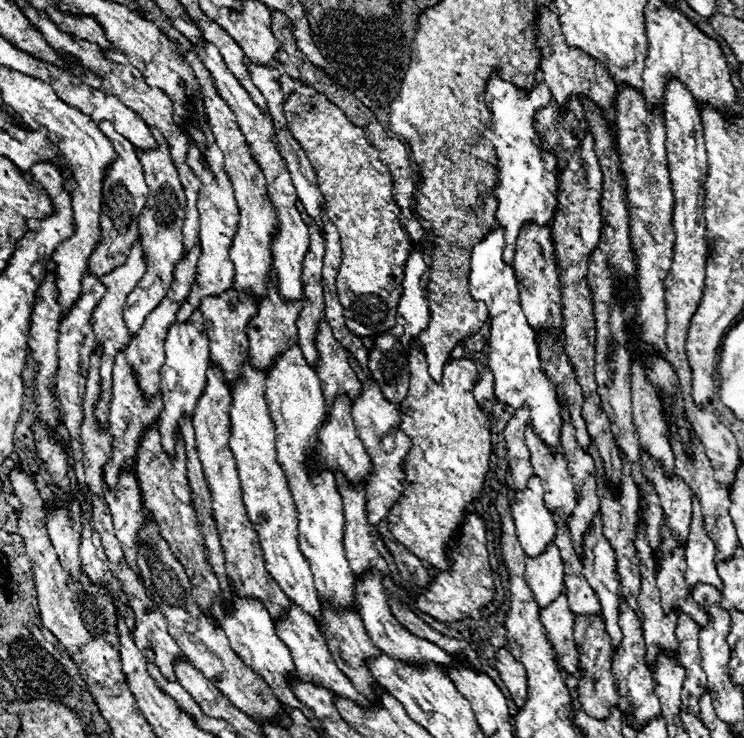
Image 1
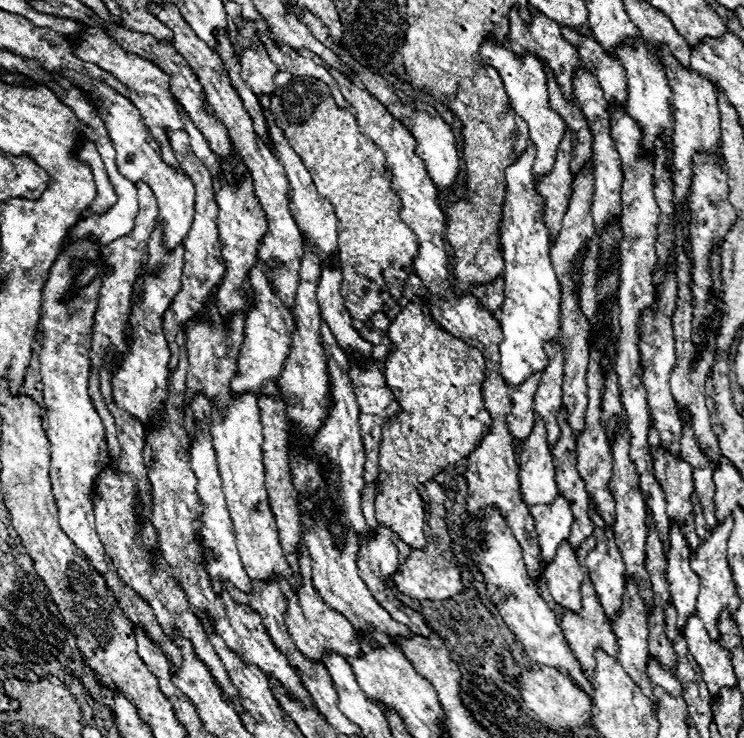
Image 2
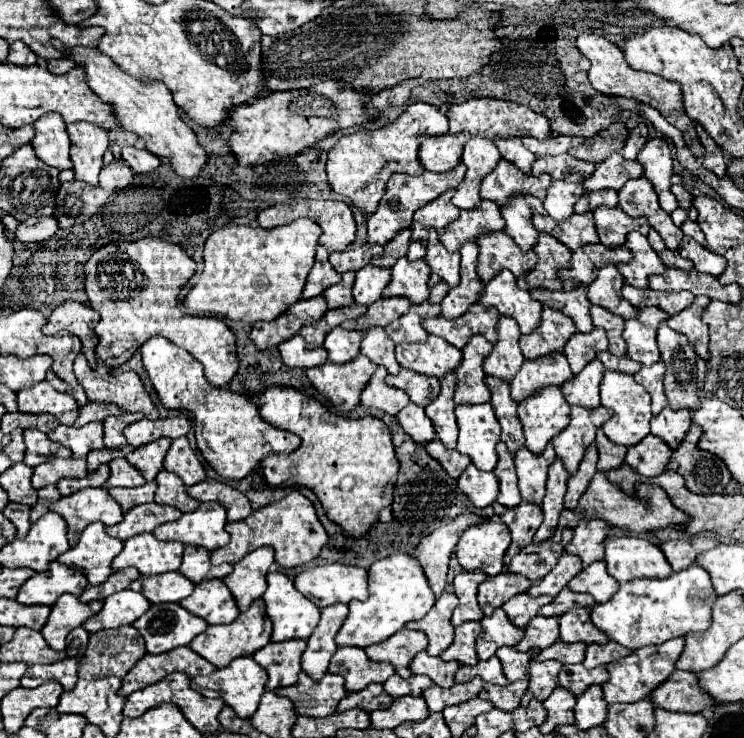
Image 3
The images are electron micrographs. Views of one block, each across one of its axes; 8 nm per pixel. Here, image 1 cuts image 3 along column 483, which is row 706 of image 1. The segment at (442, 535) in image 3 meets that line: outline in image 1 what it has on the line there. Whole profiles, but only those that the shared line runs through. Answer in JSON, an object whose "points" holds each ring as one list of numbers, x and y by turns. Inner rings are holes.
{"points":[[500,648,496,652,496,670,500,672,500,678,508,688,514,704,522,708,528,698,528,678,524,666,518,660,514,660,514,656,506,648]]}

